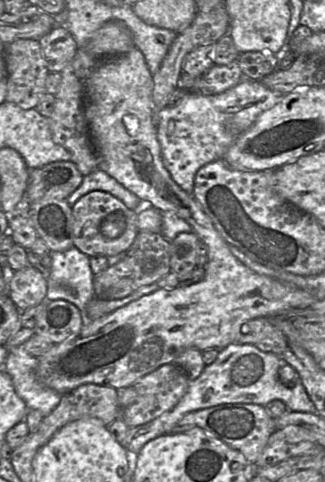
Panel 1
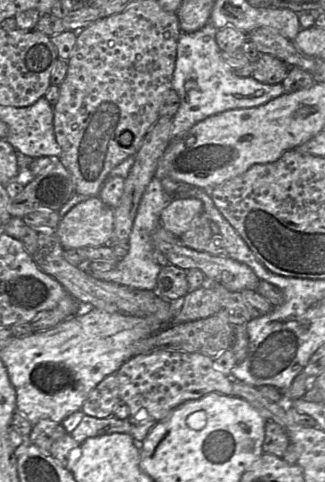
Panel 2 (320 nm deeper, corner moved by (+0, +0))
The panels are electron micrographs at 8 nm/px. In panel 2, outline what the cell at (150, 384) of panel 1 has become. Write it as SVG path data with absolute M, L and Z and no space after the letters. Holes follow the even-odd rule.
M158 350L135 355L116 372L120 400L129 407L130 415L163 421L182 403L199 399L211 392L233 395L233 379L220 372L215 360L200 353Z

